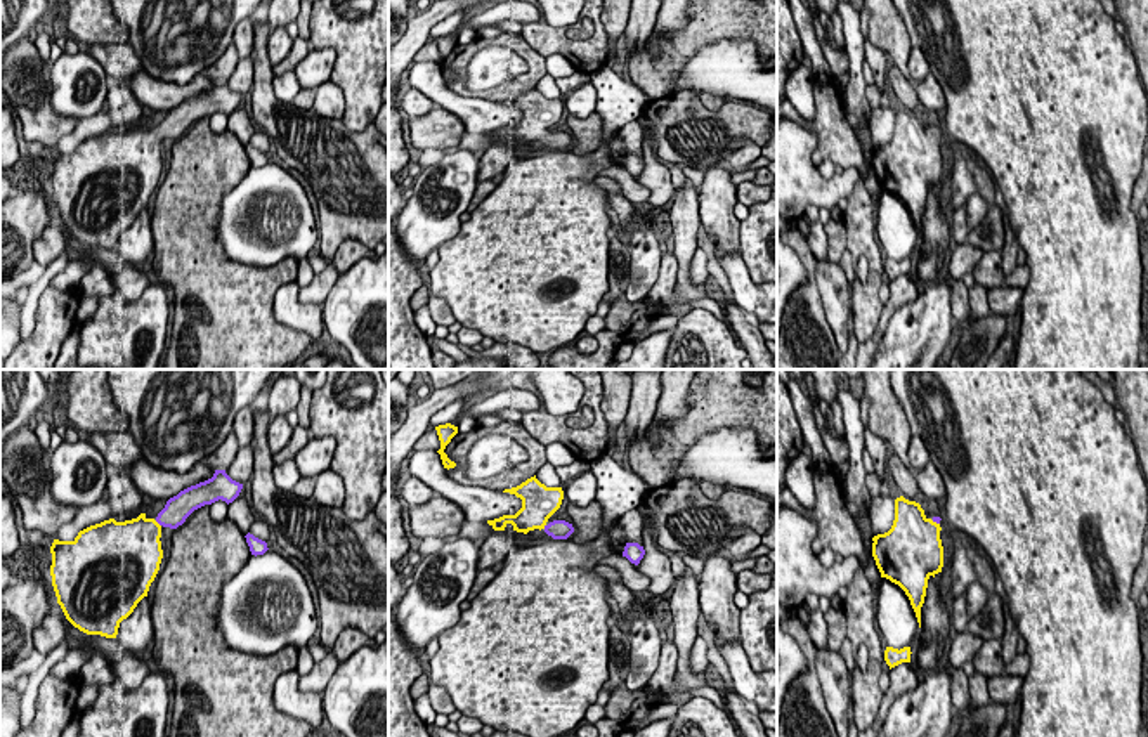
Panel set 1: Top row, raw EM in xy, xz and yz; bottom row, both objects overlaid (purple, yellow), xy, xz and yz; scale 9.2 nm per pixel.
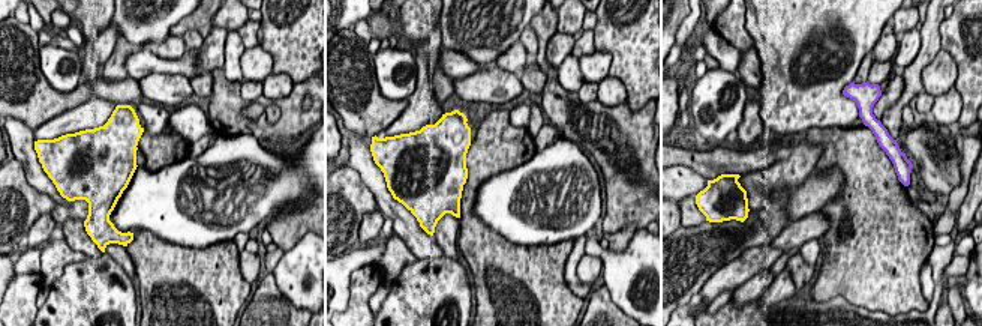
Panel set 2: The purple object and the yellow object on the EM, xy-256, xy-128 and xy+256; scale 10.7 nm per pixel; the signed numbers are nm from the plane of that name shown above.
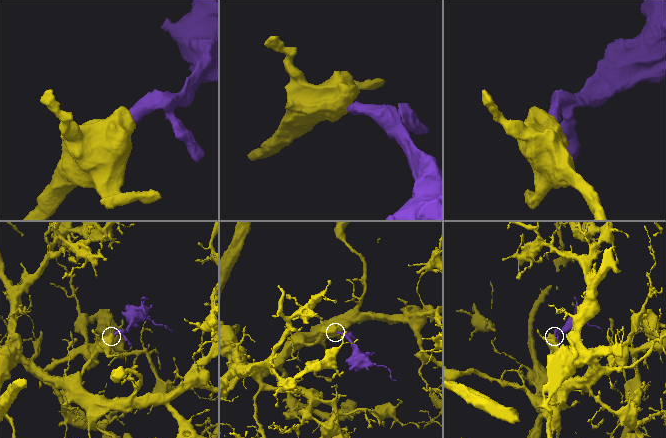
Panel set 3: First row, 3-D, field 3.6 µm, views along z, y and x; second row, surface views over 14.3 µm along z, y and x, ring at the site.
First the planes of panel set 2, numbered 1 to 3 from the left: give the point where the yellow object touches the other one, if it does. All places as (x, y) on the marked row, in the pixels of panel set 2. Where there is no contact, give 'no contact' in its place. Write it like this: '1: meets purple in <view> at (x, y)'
1: no contact
2: no contact
3: no contact

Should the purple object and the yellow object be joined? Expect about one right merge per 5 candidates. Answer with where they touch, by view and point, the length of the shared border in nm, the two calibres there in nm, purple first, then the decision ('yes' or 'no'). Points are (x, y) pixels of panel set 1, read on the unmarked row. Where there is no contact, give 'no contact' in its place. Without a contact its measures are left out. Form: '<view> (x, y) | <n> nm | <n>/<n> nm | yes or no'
xy (158, 134) | 80 nm | 240/400 nm | yes

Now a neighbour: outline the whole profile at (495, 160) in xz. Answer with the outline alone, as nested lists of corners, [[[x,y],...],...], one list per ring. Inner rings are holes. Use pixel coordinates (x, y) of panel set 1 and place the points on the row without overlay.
[[[494,142],[489,149],[480,153],[477,182],[491,180],[494,175],[503,173],[510,163],[519,161],[517,153],[510,142]]]

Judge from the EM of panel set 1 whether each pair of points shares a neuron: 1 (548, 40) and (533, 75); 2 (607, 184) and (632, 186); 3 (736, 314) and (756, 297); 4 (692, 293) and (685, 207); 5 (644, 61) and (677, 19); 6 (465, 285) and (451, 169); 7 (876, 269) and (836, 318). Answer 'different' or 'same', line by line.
1: different
2: different
3: different
4: same
5: different
6: different
7: different

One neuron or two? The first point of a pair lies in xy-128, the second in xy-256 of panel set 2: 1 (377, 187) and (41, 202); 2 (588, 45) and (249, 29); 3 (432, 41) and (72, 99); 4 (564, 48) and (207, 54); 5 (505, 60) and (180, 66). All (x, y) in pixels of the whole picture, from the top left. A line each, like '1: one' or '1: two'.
1: two
2: one
3: two
4: one
5: two

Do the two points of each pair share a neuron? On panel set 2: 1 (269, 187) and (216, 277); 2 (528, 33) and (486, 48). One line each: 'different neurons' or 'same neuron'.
1: different neurons
2: different neurons

